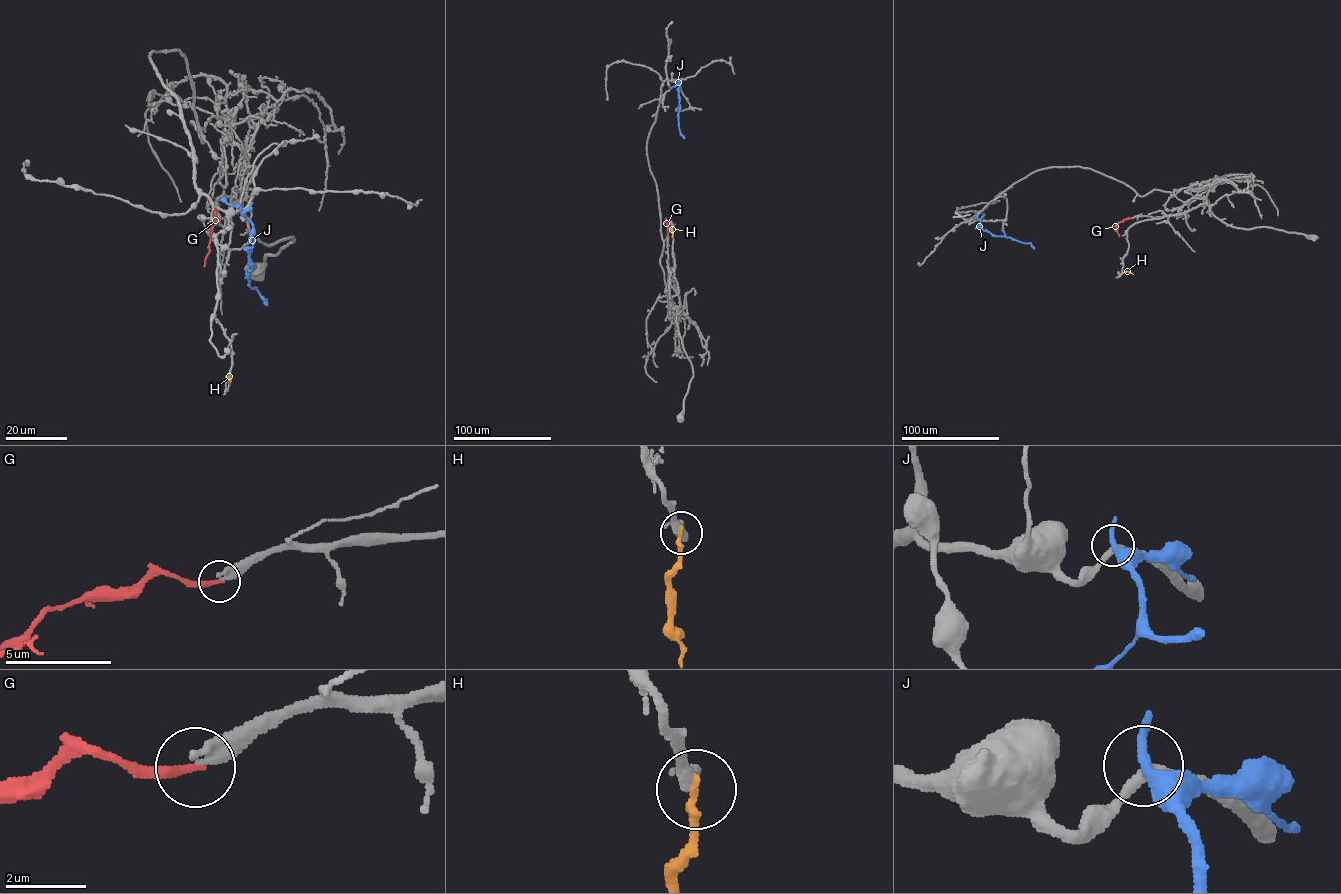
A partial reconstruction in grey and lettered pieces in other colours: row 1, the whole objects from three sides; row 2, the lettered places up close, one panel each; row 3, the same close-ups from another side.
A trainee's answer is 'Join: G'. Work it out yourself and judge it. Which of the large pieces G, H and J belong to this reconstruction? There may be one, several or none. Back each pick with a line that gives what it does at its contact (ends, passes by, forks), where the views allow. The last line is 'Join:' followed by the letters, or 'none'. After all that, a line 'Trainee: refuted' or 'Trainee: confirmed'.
G: It ends there
Join: G
Trainee: confirmed

